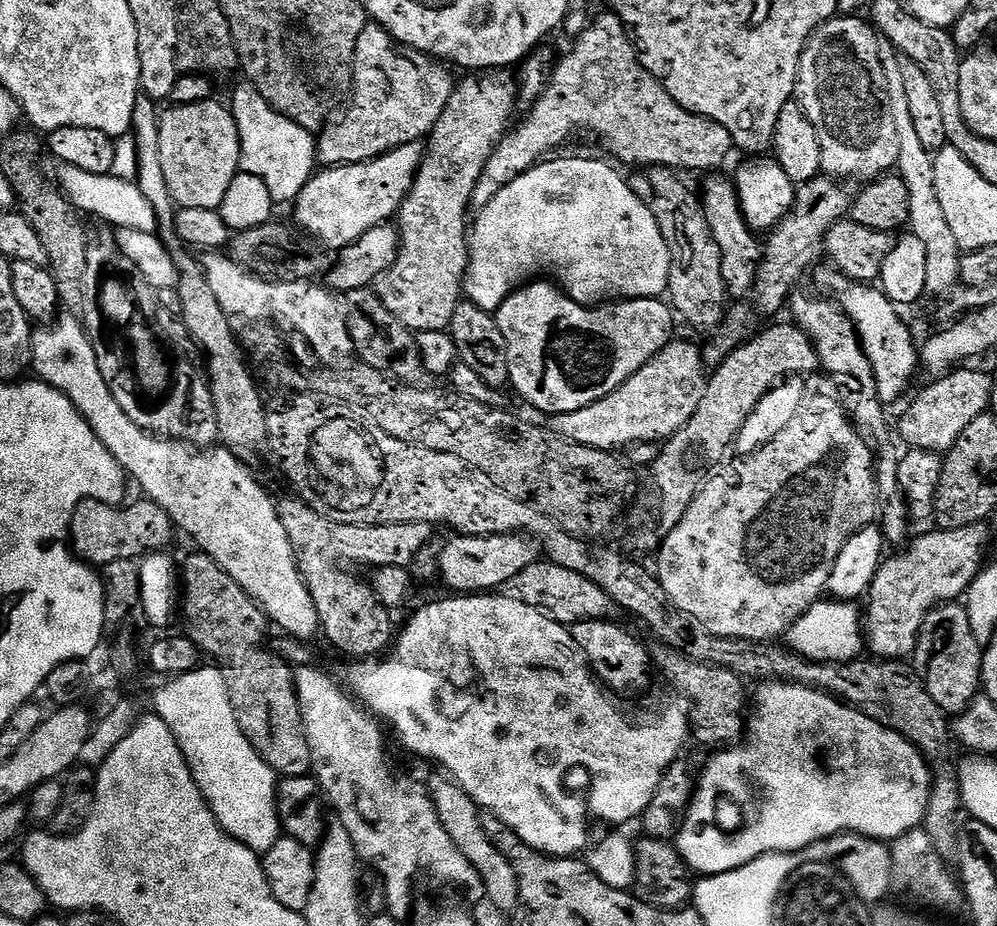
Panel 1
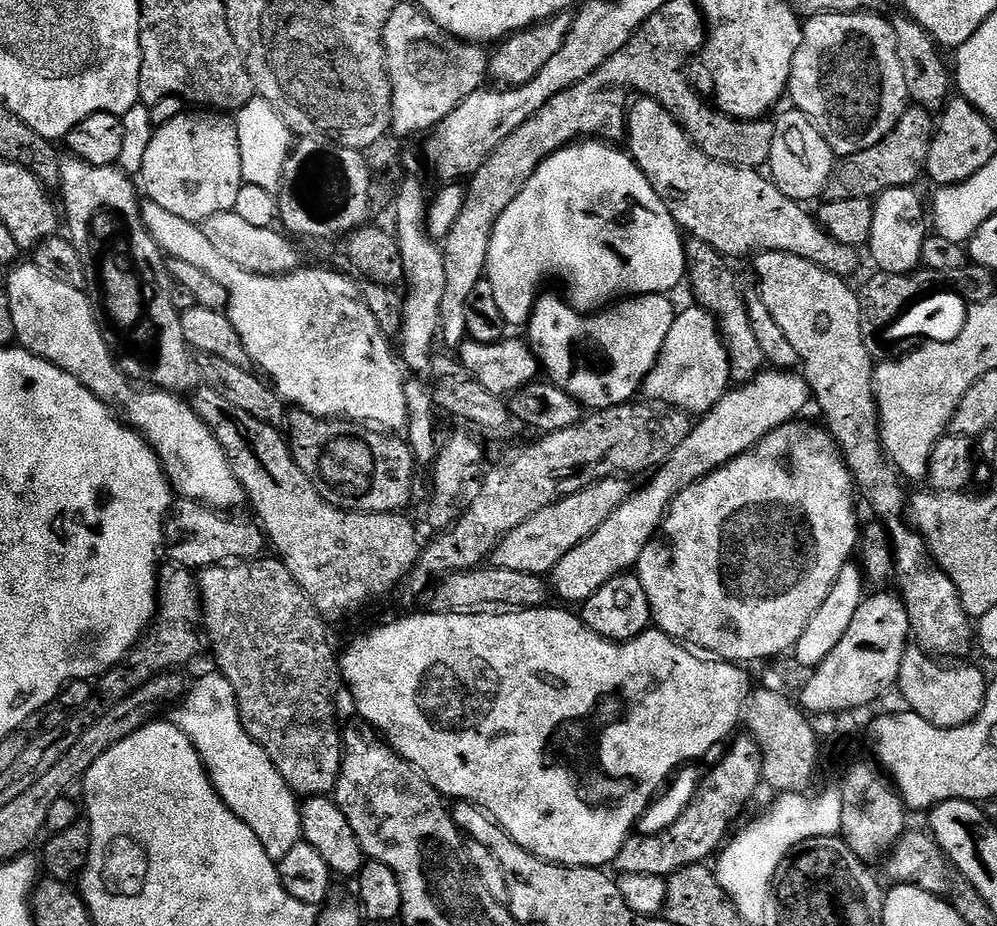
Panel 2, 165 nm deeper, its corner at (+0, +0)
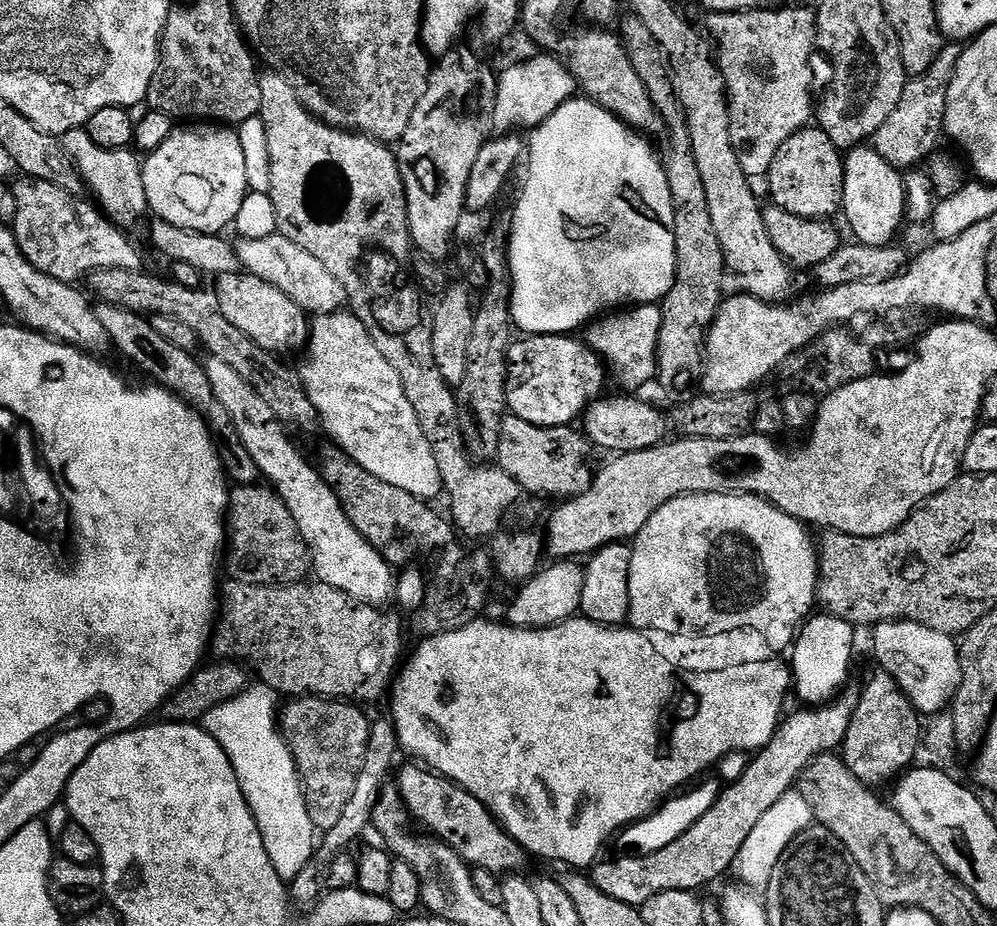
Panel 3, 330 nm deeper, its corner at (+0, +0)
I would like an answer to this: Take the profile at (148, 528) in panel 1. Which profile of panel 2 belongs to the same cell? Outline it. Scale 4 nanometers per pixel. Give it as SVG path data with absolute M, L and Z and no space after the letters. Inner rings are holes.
M181 499L164 525L167 559L189 570L203 570L224 566L229 562L252 562L263 557L266 537L259 523L251 519L227 520L224 516L227 515L223 511L209 508L207 504Z

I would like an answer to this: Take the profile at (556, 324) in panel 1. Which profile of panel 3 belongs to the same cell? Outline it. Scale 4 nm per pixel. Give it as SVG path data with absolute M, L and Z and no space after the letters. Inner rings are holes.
M638 304L627 310L616 310L601 315L587 325L586 343L601 360L607 371L621 384L621 389L636 390L657 375L656 351L658 334L662 330L662 314L656 304Z

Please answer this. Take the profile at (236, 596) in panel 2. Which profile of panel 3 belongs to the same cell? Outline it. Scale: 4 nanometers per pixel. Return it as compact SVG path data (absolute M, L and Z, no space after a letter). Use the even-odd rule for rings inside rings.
M301 696L289 699L285 704L288 705L285 708L283 705L278 716L278 731L296 763L310 810L310 822L325 833L338 826L338 818L342 818L342 810L354 794L354 782L358 782L362 762L366 762L372 724L364 717L365 709L352 702Z

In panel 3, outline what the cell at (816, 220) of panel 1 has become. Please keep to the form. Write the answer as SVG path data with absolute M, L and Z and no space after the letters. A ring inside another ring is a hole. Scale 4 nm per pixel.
M945 43L934 58L934 62L930 62L930 70L926 70L926 74L921 76L911 77L905 83L902 98L898 98L898 106L894 106L890 118L886 118L882 126L878 126L875 136L870 141L871 147L875 148L878 154L882 154L882 158L886 158L886 162L890 162L895 168L915 169L923 165L941 147L940 136L942 140L946 98L950 90L950 82L958 71L958 58L961 51L959 43Z

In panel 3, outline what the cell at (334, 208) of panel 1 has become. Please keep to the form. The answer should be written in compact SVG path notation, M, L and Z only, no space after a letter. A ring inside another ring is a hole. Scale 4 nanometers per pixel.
M536 54L521 64L512 64L496 81L496 109L492 127L497 133L512 134L517 130L537 128L550 114L554 114L577 95L576 80L560 57L555 54Z

